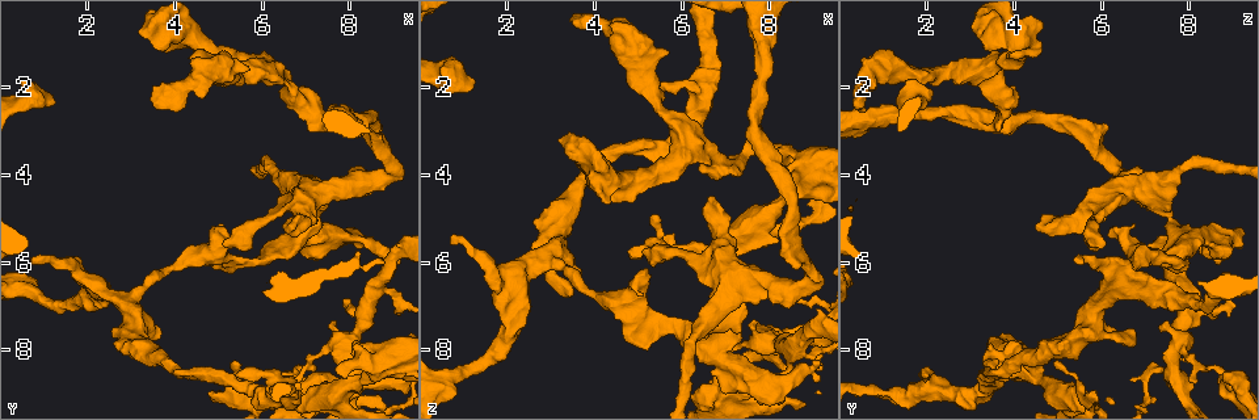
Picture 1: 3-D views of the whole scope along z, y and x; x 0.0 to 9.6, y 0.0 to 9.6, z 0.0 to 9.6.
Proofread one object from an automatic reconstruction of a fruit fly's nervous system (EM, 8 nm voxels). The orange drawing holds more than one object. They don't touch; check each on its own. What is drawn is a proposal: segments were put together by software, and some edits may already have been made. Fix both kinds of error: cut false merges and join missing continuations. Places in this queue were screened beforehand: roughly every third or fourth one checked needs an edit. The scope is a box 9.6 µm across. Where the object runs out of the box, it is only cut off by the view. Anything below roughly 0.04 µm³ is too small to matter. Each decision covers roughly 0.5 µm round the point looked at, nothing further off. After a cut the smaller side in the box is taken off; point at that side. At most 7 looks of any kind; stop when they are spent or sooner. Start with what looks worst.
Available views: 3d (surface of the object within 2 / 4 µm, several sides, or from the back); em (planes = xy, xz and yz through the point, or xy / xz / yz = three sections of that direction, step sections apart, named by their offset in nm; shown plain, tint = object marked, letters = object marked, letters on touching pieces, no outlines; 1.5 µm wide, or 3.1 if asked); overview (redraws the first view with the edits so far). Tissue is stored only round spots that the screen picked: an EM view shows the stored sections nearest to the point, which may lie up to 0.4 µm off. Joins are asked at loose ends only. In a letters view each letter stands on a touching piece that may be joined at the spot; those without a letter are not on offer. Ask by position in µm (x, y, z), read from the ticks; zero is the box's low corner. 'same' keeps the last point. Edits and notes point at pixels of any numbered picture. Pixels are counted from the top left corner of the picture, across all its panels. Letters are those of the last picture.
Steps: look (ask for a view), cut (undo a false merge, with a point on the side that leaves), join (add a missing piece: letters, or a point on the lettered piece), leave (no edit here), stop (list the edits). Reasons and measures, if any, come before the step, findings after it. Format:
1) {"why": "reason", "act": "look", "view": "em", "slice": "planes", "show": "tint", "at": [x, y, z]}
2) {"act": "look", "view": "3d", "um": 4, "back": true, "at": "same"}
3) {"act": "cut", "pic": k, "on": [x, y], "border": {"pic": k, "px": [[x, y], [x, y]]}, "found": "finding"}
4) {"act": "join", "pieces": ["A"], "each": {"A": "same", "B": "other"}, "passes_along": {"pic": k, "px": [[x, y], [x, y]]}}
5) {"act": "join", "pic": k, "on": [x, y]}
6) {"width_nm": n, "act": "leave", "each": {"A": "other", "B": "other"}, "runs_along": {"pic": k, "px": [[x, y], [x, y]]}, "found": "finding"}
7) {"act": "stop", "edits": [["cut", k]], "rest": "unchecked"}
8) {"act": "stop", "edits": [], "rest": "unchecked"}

{"why": "abrupt turn", "act": "look", "view": "3d", "um": 2, "at": [7.25, 4.90, 7.60]}

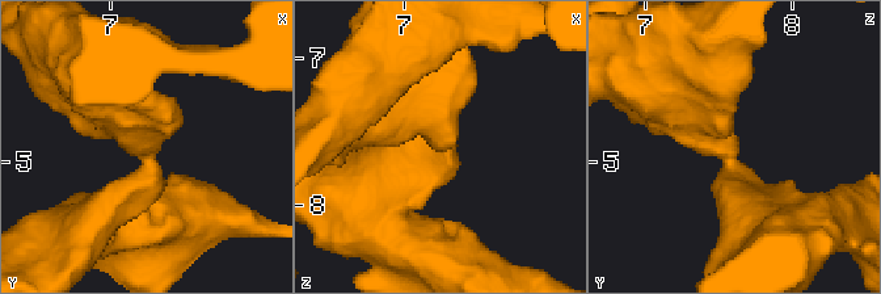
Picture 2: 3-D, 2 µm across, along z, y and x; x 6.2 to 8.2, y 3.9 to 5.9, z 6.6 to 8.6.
{"arm_widths_nm": [320, 320], "why": "now the EM", "act": "look", "view": "em", "slice": "planes", "show": "tint", "at": [7.22, 4.92, 7.56]}

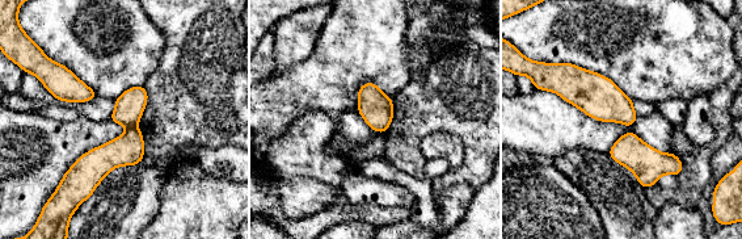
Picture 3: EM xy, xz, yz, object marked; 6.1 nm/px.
{"act": "look", "view": "em", "slice": "planes", "show": "letters", "at": "same"}

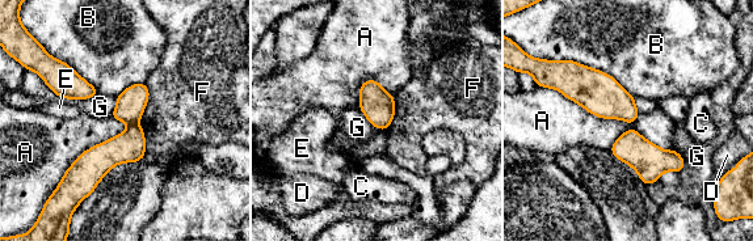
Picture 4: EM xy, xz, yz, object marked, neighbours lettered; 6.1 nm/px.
{"act": "cut", "pic": 4, "on": [127, 147], "each": {"A": "other", "B": "other", "C": "other", "D": "other", "E": "other", "F": "other", "G": "other"}, "border": {"pic": 4, "px": [[138, 122], [129, 125]]}, "found": "a second cell is stuck on"}

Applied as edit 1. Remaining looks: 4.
{"act": "look", "view": "overview"}

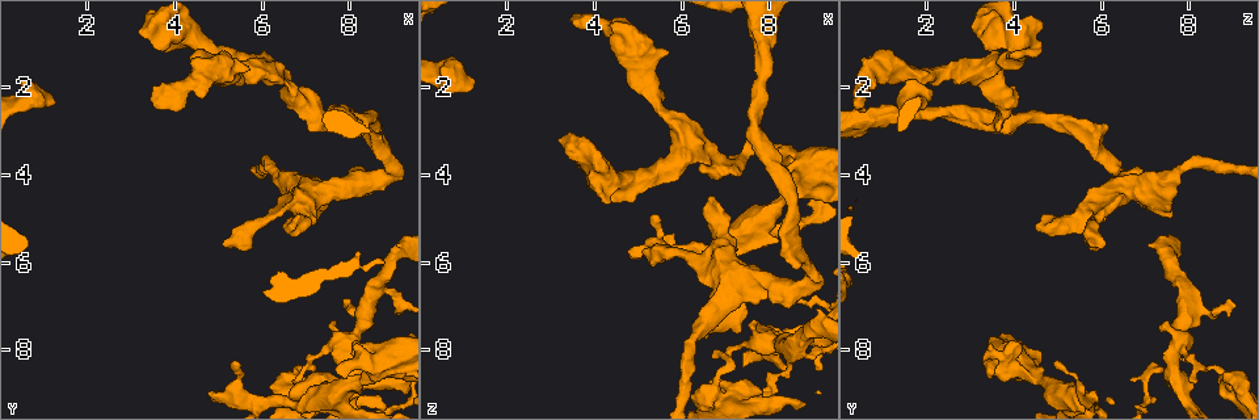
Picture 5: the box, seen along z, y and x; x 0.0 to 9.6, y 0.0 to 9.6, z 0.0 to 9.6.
{"why": "an open end", "act": "look", "view": "em", "slice": "planes", "show": "letters", "at": [4.85, 9.10, 5.95]}

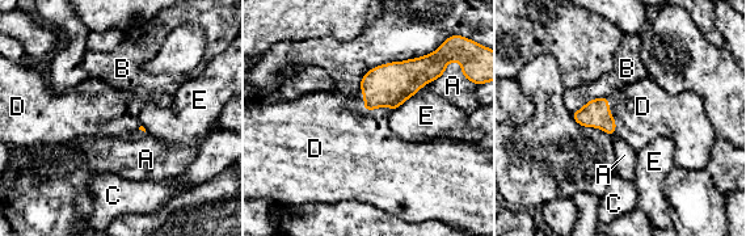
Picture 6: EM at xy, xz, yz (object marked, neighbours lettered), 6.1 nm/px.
{"longest_contact_nm": ["E", 300], "act": "join", "pieces": ["D"], "each": {"A": "other", "B": "other", "C": "other", "D": "same", "E": "other"}, "found": "the cell continues"}

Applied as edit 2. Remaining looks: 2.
{"act": "stop", "edits": [["cut", 4], ["join", 6]], "rest": "unchecked"}

